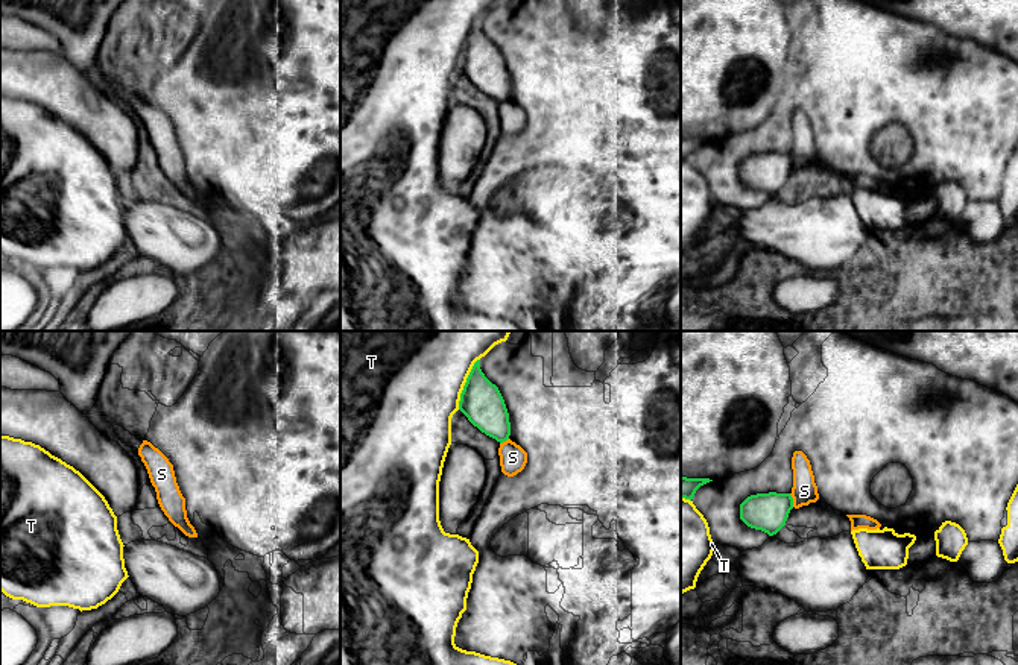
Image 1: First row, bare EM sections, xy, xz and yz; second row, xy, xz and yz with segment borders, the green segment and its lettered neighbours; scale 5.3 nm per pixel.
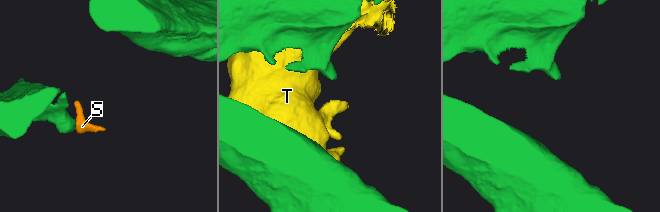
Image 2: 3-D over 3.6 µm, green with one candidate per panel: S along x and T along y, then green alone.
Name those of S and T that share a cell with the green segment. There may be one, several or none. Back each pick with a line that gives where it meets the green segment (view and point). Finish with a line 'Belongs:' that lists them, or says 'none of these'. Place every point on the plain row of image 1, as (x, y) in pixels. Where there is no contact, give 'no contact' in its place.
Belongs: none of these

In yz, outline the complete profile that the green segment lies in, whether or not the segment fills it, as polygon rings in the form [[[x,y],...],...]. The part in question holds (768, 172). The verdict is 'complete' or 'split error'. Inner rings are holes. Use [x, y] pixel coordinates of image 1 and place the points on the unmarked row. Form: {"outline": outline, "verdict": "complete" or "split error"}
{"outline": [[[757,153],[740,164],[740,179],[748,187],[773,196],[786,185],[792,169],[793,158],[790,153]]], "verdict": "complete"}

